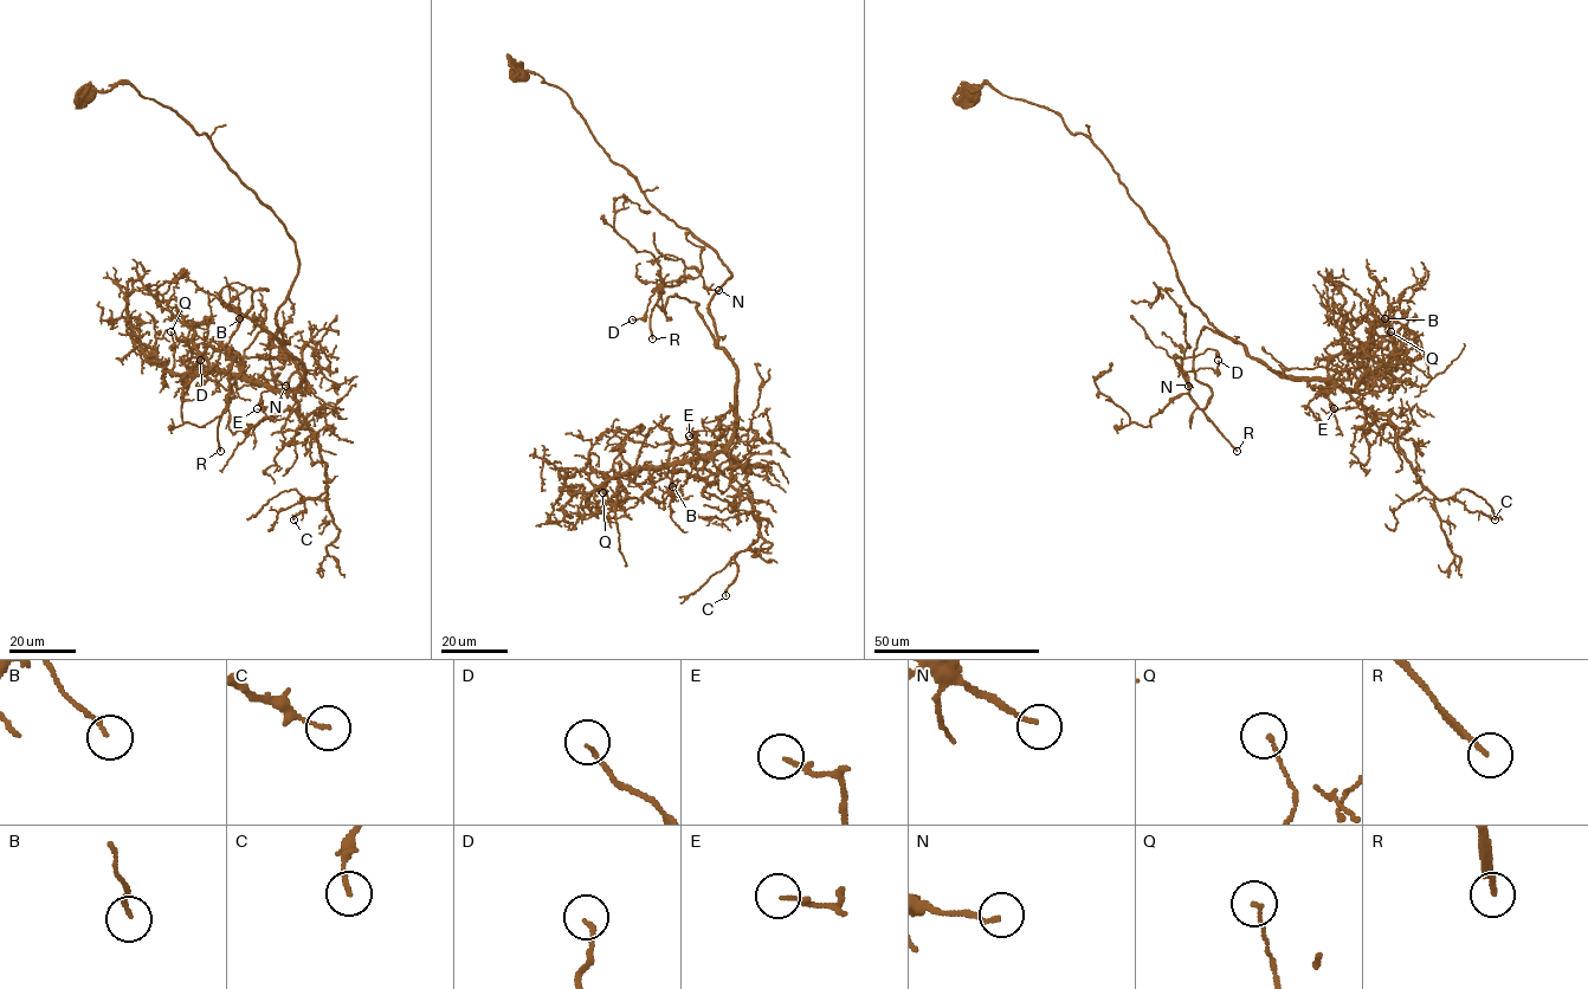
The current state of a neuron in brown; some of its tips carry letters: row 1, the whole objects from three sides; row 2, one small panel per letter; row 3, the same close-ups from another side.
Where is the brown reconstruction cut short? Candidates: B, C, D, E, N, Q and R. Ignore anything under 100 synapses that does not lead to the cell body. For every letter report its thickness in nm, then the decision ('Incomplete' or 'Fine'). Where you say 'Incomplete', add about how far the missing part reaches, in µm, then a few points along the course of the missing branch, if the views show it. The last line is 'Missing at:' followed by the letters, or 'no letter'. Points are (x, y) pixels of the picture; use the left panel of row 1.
B: Thickness 150 nm. Fine
C: Thickness 130 nm. Fine
D: Thickness 130 nm. Fine
E: Thickness 140 nm. Fine
N: Thickness 150 nm. Fine
Q: Thickness 120 nm. Fine
R: Thickness 140 nm. Incomplete. Missing length about 90 µm. Course of what is missing: (220, 451), (231, 474), (253, 474), (277, 486), (273, 493), (304, 525), (307, 538)
Missing at: R

